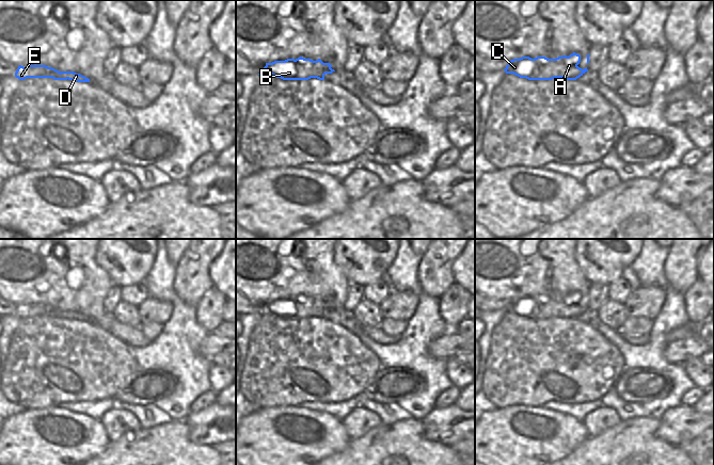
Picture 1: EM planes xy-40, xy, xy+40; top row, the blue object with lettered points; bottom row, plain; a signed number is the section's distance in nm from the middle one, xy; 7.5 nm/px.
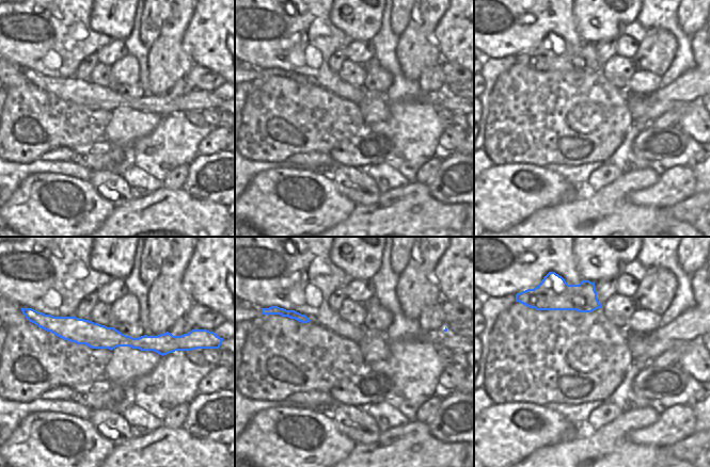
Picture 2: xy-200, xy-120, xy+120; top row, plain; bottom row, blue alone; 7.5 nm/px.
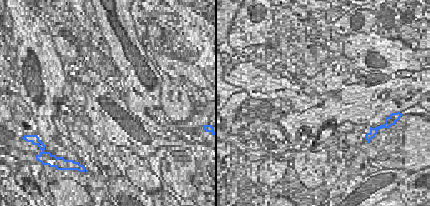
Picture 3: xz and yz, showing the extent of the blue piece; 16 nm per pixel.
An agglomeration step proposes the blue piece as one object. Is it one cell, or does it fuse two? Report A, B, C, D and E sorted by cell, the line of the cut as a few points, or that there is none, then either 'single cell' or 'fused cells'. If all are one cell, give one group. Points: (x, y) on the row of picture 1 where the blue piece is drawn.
A D / B C E; cut in xy+40 along (533, 59), (538, 65), (538, 71), (542, 79); fused cells

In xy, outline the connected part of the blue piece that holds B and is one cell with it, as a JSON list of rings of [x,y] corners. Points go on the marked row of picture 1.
[[[295,59],[266,63],[266,66],[258,75],[272,75],[283,80],[303,80],[303,75],[299,73],[299,64]]]

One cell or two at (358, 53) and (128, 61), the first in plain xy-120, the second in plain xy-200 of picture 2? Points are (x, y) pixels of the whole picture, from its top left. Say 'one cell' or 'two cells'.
two cells

